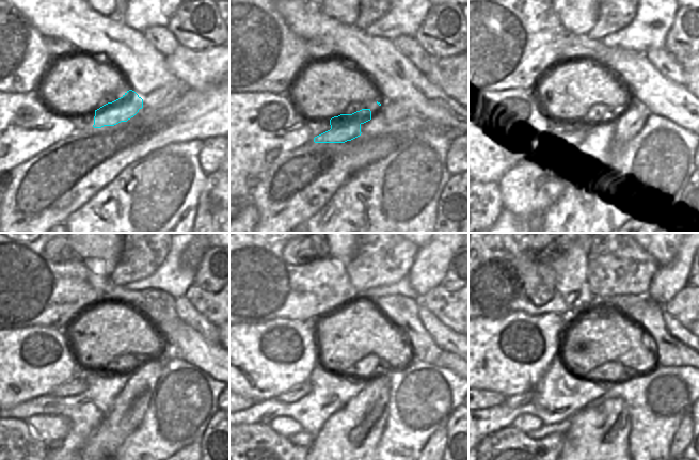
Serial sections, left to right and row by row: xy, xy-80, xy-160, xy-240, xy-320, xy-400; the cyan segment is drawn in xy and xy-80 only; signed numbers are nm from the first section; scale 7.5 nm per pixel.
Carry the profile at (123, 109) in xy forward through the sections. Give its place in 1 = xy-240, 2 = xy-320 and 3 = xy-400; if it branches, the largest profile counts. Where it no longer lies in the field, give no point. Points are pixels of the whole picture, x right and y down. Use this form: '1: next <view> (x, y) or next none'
1: next xy-240 (77, 384)
2: next xy-320 (299, 392)
3: next xy-400 (517, 400)

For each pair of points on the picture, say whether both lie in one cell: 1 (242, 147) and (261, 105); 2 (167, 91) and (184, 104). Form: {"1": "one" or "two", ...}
{"1": "one", "2": "two"}

